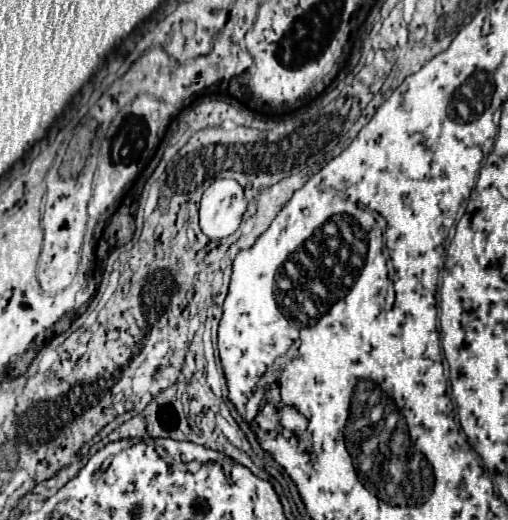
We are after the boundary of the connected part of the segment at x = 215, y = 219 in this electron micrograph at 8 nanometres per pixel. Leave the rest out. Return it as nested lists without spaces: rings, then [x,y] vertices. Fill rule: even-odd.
[[[216,180],[202,194],[200,228],[212,240],[226,238],[236,232],[244,212],[246,200],[242,186],[236,180]]]

